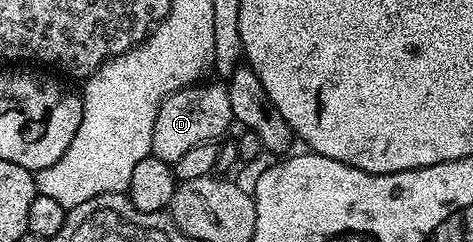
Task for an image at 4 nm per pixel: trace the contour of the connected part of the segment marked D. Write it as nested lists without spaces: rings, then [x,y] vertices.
[[[197,82],[190,88],[178,90],[162,102],[154,118],[151,155],[164,160],[167,164],[175,165],[176,160],[186,154],[186,150],[194,150],[194,146],[199,144],[219,141],[219,136],[228,127],[233,127],[230,94],[227,87],[223,83],[204,83]]]

